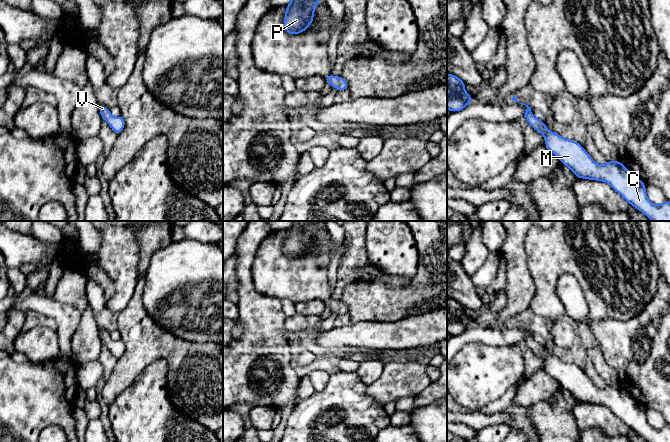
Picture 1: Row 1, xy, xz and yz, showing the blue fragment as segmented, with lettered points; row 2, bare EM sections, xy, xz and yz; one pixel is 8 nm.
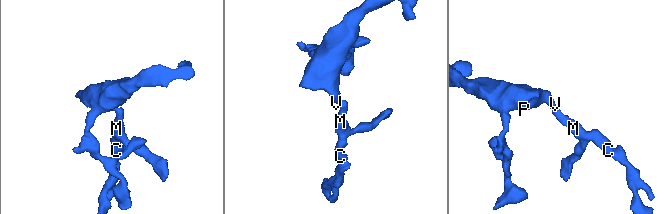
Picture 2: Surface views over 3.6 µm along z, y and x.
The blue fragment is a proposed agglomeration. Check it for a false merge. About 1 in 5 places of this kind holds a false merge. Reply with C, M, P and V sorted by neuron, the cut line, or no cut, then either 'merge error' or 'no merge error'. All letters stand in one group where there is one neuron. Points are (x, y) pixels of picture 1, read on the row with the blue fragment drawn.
C M P V; no cut; no merge error

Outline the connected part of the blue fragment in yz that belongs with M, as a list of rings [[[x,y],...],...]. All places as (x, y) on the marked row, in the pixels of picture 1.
[[[524,103],[520,104],[527,107],[524,117],[528,120],[530,126],[543,134],[545,147],[560,159],[562,165],[569,167],[577,178],[603,181],[619,193],[629,205],[634,206],[652,221],[670,221],[670,202],[666,199],[661,205],[651,203],[647,197],[646,184],[633,176],[619,160],[607,161],[604,165],[597,164],[577,141],[565,139],[559,134],[550,131],[545,126],[544,121],[533,115],[531,107]]]

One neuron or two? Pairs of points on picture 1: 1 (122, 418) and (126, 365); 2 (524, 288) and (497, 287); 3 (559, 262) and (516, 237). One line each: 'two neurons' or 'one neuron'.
1: two neurons
2: two neurons
3: two neurons

